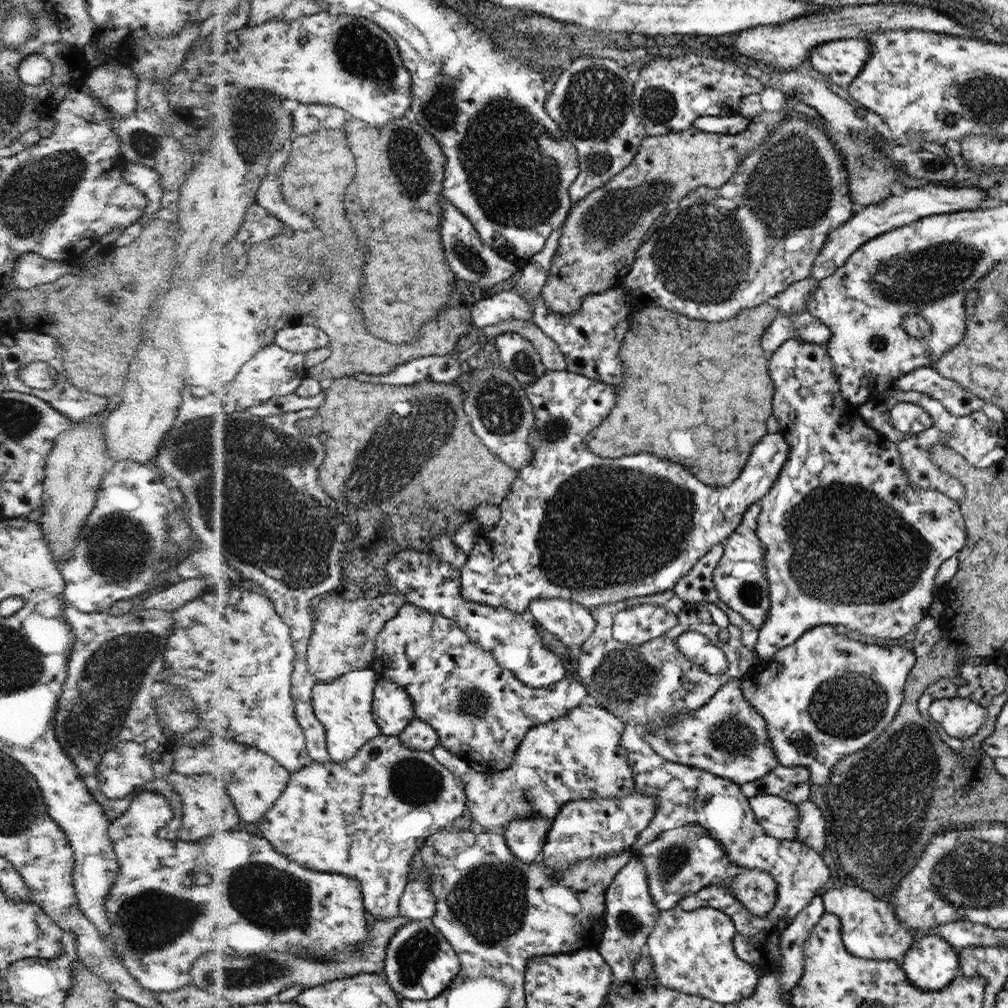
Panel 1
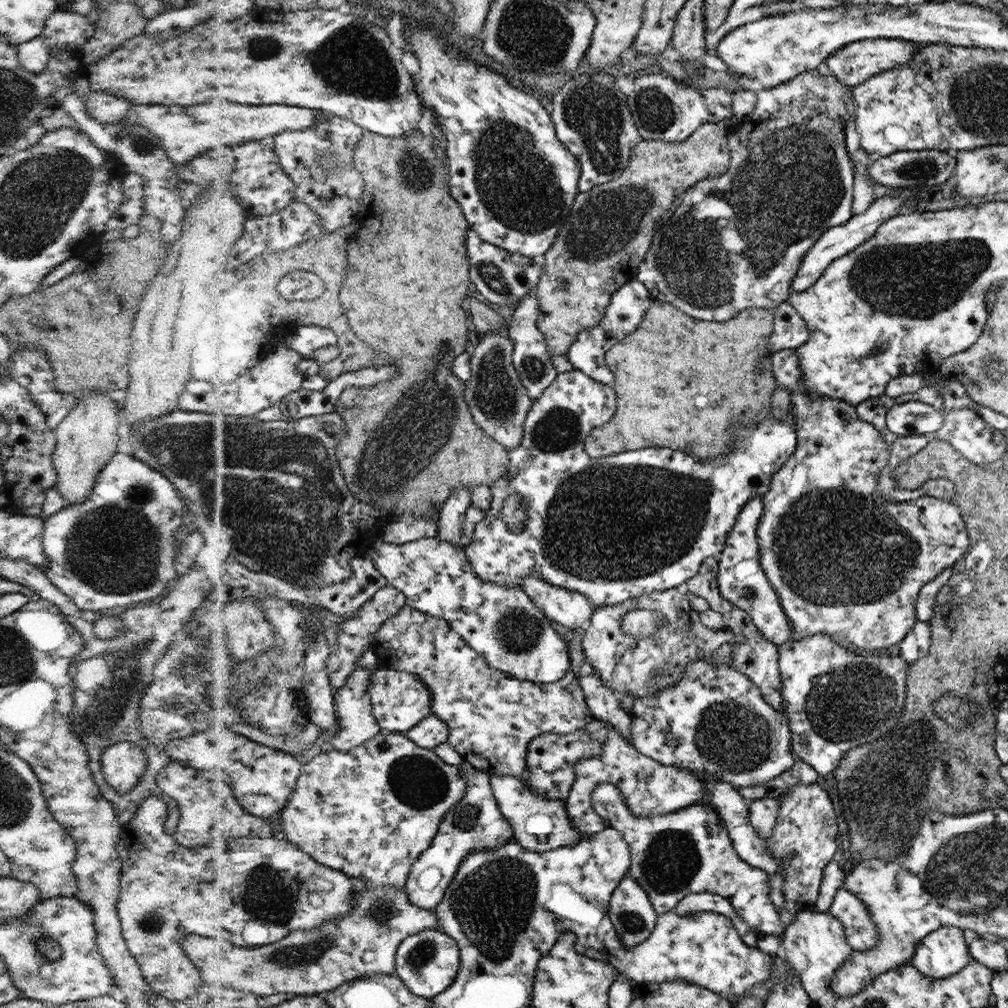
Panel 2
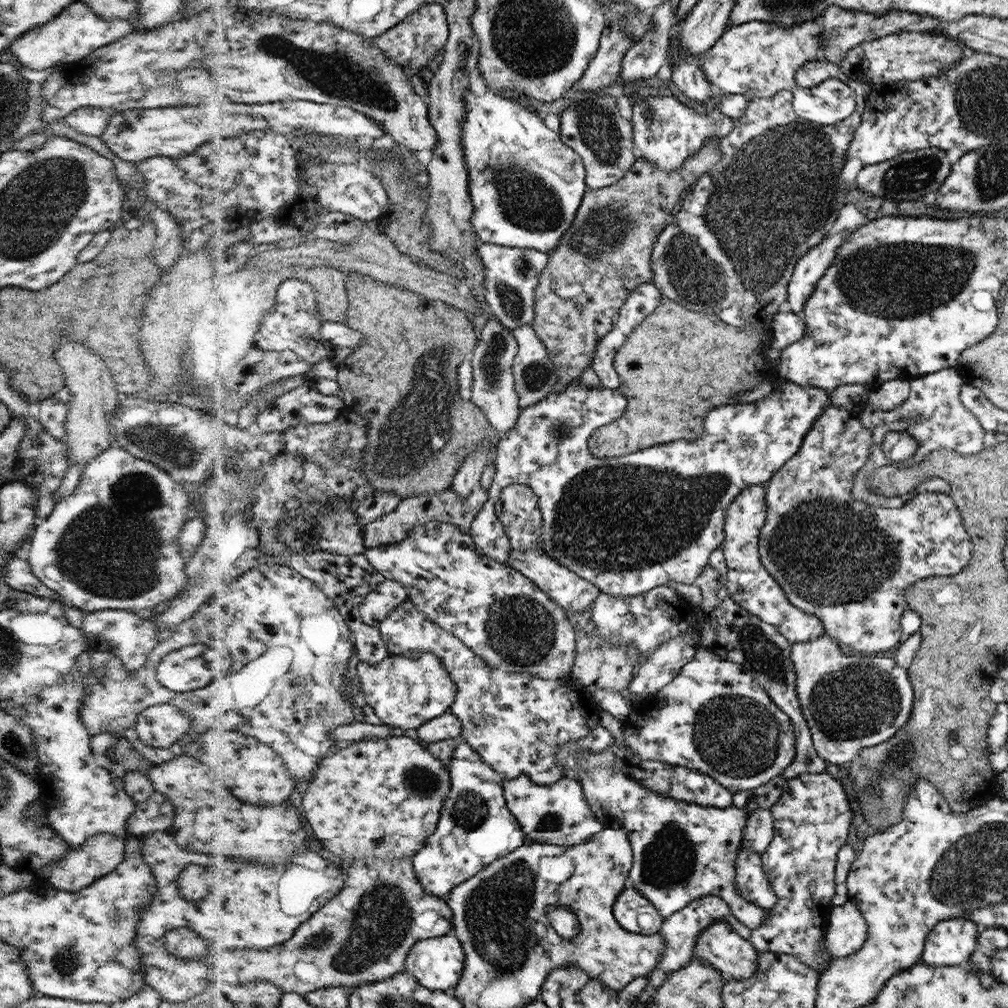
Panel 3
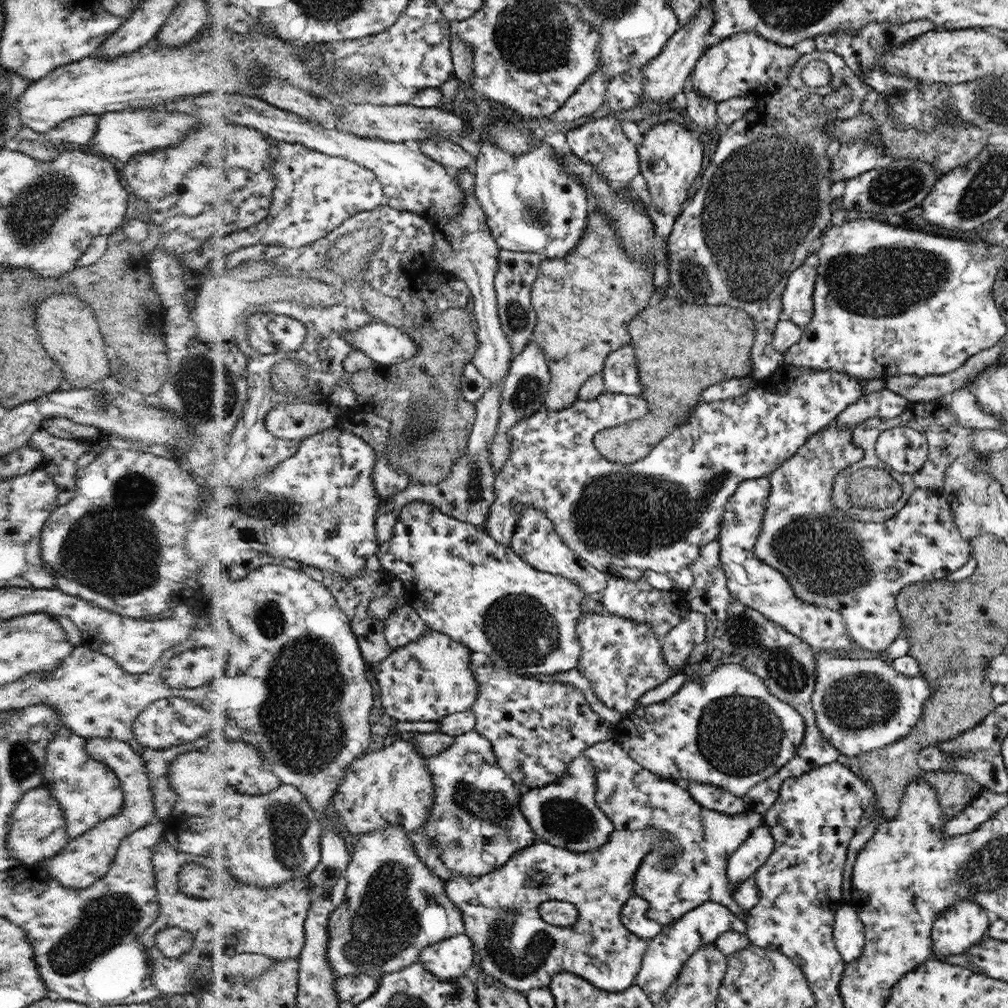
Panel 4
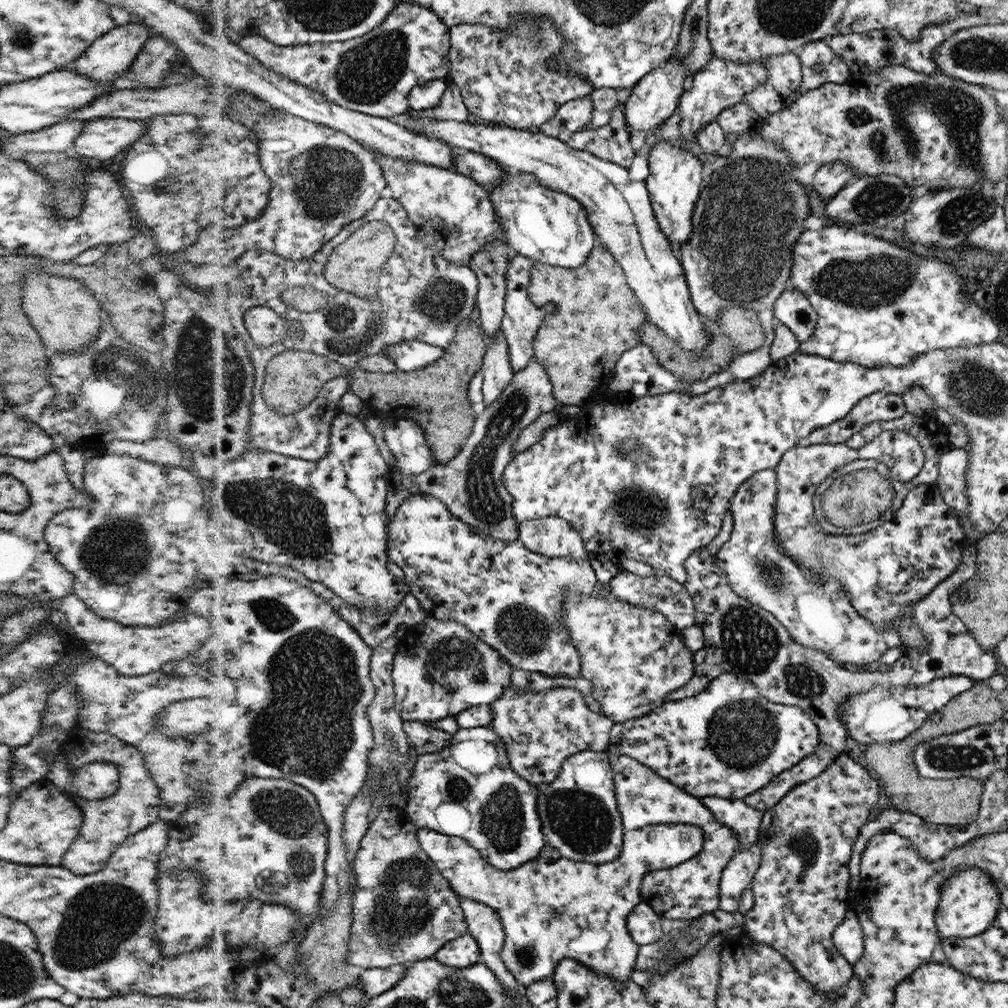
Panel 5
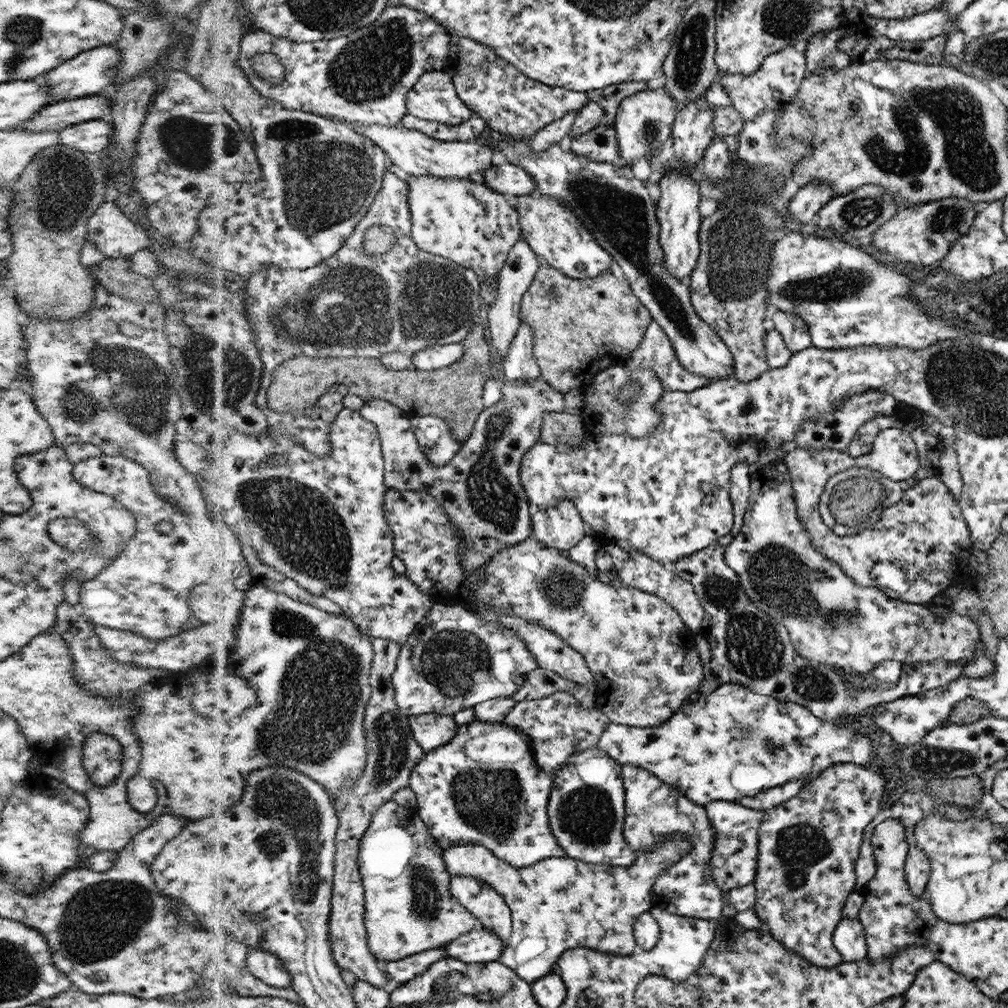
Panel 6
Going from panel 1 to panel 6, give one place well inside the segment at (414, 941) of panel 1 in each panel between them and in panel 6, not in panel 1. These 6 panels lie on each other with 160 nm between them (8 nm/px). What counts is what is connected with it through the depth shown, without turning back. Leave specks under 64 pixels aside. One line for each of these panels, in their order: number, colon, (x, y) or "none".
2: (429, 962)
3: (438, 963)
4: (448, 959)
5: (462, 952)
6: (480, 945)

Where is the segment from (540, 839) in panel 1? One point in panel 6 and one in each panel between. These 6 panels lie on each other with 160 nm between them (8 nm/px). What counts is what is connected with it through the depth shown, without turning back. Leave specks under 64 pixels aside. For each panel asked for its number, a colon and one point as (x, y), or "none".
2: (538, 824)
3: (557, 814)
4: (564, 813)
5: (582, 821)
6: (588, 807)

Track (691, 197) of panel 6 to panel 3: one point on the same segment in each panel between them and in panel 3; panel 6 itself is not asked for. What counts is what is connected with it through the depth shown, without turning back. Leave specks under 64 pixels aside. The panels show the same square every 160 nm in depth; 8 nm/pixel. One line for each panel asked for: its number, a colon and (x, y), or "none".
3: (665, 131)
4: (669, 159)
5: (674, 174)

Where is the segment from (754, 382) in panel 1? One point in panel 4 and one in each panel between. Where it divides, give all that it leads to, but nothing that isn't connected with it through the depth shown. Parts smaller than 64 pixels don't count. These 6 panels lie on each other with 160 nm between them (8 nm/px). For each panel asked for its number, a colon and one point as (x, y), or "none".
2: (681, 383)
3: (676, 364)
4: (680, 349)

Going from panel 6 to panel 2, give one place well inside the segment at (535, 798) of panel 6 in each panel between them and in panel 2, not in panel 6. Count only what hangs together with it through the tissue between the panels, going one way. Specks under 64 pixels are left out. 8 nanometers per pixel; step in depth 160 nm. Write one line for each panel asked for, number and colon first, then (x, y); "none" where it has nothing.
2: (476, 822)
3: (476, 827)
4: (476, 825)
5: (483, 797)

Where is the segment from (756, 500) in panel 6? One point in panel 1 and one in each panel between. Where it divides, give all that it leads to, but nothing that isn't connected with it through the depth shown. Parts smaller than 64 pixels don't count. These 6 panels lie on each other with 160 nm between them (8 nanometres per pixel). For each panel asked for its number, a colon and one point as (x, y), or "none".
1: (739, 579)
2: (741, 580)
3: (751, 587)
4: (751, 582)
5: (820, 616)

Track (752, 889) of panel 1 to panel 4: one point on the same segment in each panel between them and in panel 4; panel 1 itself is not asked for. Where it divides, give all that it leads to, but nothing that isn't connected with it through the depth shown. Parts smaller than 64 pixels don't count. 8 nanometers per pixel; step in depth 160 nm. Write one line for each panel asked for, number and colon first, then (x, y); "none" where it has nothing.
2: (687, 851)
3: (681, 852)
4: (688, 868)

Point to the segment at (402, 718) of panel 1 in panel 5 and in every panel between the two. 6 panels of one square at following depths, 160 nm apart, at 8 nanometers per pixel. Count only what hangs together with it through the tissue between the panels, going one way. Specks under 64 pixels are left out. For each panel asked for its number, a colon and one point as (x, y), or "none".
2: (400, 699)
3: (406, 692)
4: (431, 678)
5: (442, 668)

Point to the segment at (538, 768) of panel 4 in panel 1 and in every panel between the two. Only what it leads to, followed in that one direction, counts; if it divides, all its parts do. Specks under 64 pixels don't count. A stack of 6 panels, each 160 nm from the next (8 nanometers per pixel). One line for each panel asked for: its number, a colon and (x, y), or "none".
1: (481, 712)
2: (492, 717)
3: (517, 723)

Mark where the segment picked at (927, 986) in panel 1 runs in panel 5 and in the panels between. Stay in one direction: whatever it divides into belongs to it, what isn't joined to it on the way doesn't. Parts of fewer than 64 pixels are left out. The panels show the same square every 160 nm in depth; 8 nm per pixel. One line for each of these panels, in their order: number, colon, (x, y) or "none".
2: (944, 952)
3: (951, 942)
4: (959, 927)
5: (968, 901)

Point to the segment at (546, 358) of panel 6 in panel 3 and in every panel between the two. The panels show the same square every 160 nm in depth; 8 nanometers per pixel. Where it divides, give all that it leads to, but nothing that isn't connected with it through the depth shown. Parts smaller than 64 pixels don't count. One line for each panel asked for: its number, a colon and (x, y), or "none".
3: (605, 254)
4: (583, 302)
5: (591, 316)

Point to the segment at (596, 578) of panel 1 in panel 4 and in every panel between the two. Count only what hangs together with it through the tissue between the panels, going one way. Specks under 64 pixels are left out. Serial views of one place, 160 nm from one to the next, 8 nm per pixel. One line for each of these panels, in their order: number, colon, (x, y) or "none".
2: (614, 528)
3: (630, 523)
4: (657, 513)

